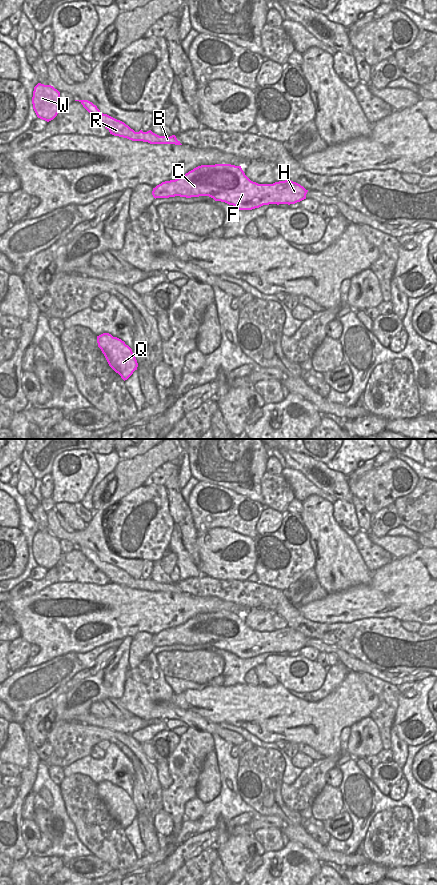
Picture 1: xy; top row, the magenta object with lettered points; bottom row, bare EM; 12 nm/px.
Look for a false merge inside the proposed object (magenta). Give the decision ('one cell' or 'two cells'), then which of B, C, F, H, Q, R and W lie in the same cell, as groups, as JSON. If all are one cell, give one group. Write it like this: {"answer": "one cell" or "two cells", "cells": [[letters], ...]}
{"answer": "one cell", "cells": [["B", "C", "F", "H", "Q", "R", "W"]]}

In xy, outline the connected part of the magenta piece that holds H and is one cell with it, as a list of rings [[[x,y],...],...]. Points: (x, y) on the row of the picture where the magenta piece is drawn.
[[[231,164],[201,165],[175,180],[153,188],[156,198],[209,196],[238,210],[252,210],[269,204],[295,204],[306,199],[306,190],[291,180],[273,184],[251,181],[241,166]]]

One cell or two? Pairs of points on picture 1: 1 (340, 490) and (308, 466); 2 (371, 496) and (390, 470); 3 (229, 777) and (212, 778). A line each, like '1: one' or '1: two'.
1: one
2: one
3: two

